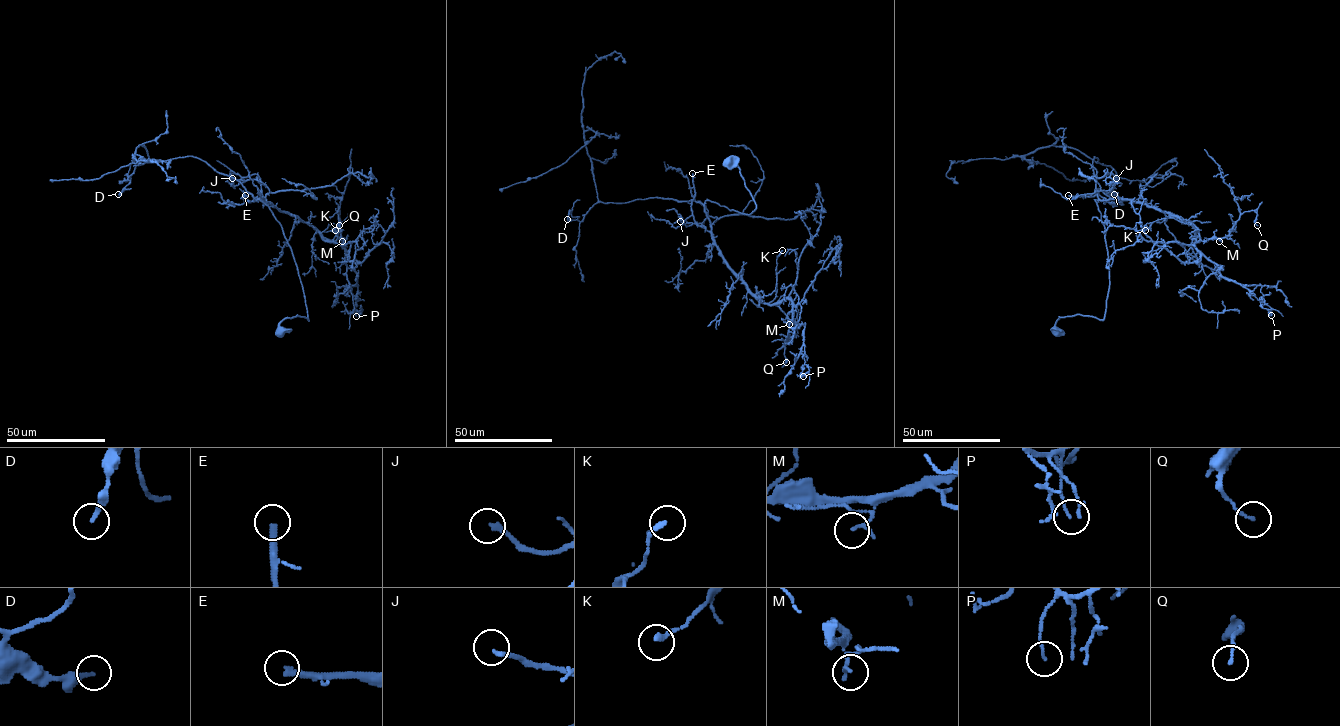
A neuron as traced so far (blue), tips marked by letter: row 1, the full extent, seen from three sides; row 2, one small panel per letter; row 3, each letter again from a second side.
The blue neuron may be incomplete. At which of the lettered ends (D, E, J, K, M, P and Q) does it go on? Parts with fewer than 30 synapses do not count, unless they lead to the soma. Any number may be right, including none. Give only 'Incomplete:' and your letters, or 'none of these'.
Incomplete: E

